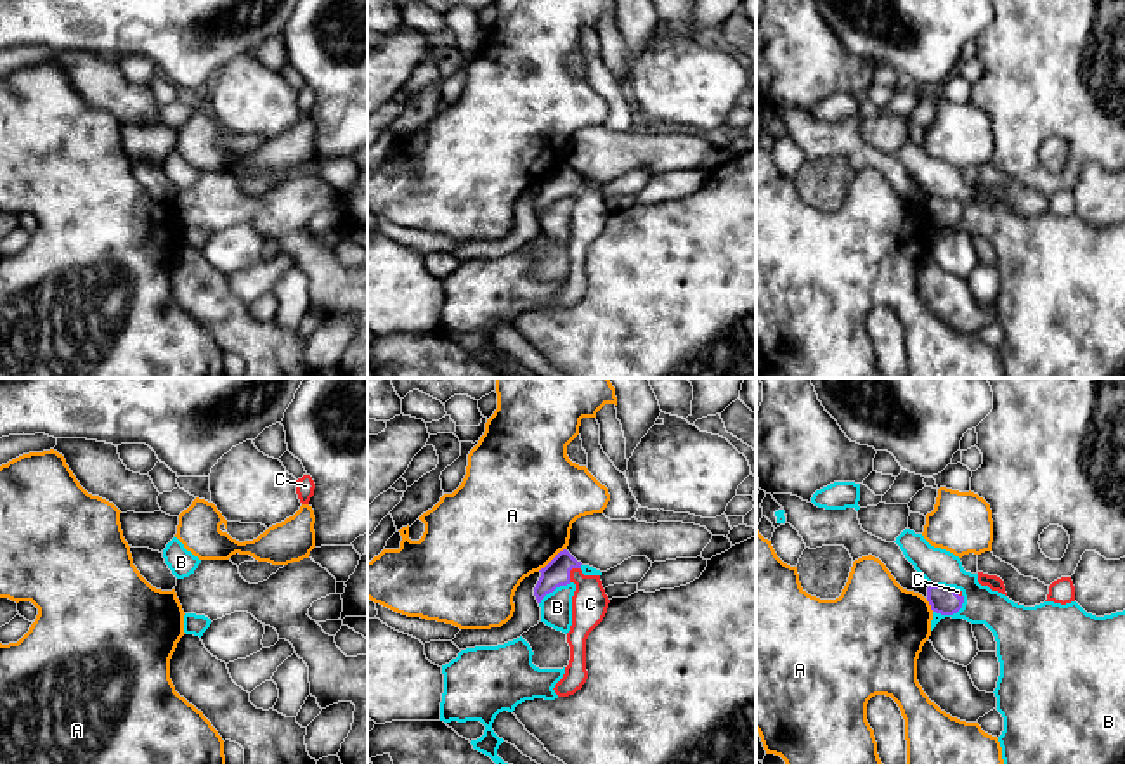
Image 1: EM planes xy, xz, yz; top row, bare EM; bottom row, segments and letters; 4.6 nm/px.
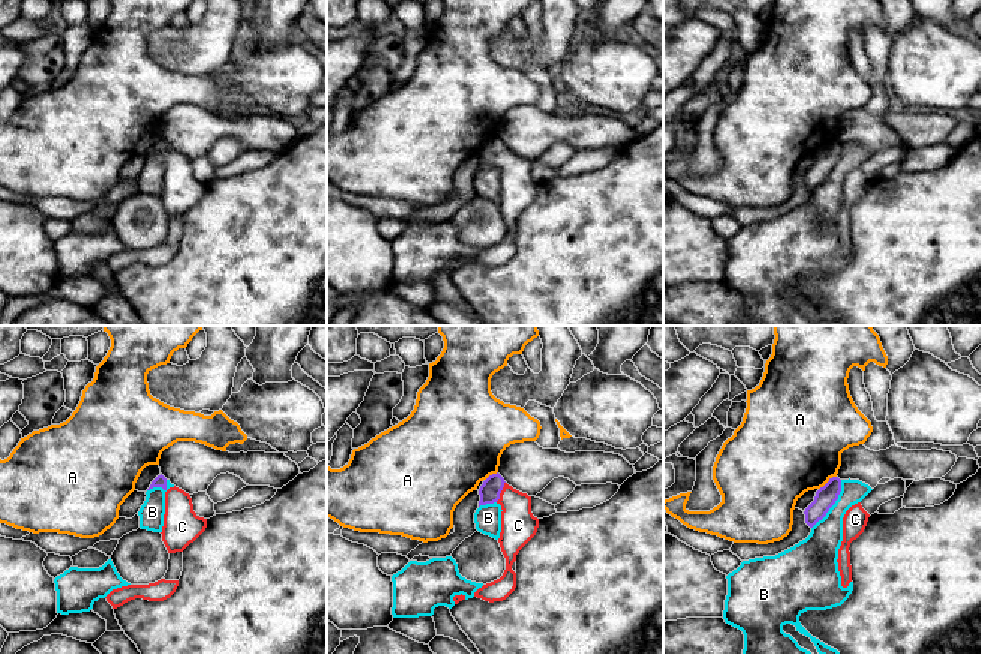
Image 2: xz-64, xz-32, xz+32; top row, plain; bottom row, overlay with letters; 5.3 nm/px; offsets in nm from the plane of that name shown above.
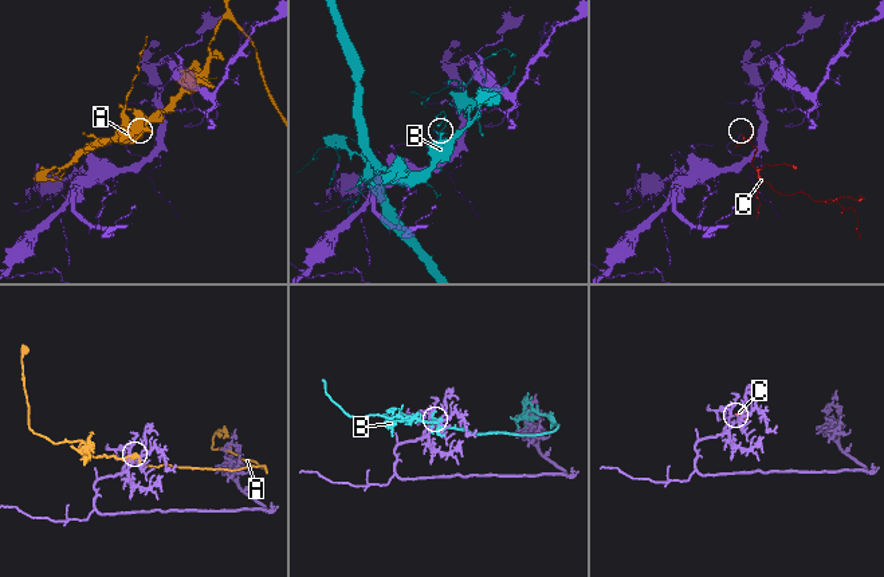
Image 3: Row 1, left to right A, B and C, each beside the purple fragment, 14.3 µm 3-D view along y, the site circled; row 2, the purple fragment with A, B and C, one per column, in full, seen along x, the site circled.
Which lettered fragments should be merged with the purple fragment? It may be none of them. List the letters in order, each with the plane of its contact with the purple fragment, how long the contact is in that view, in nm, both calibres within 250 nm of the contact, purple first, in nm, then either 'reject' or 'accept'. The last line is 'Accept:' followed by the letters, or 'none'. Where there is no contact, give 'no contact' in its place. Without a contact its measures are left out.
A: contact in xz; length 170 nm; calibres 120 and 500 nm; reject
B: contact in yz; length 170 nm; calibres 130 and 180 nm; reject
C: contact in xz; length 90 nm; calibres 120 and 170 nm; accept
Accept: C

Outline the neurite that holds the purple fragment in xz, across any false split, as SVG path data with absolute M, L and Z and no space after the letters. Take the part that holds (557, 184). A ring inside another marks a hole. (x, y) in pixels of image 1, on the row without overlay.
M563 161L539 182L541 189L534 199L534 208L537 215L541 215L541 211L556 199L570 194L576 196L572 208L572 237L567 244L570 272L563 289L553 300L558 308L574 307L586 295L586 251L603 232L610 215L600 187L584 187L581 177L581 173Z

